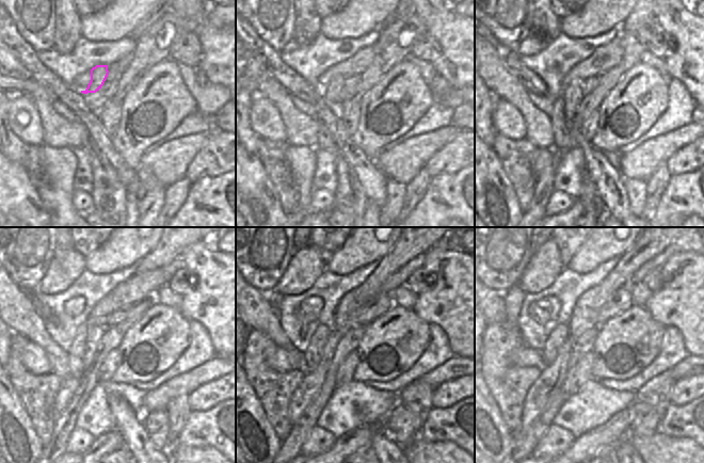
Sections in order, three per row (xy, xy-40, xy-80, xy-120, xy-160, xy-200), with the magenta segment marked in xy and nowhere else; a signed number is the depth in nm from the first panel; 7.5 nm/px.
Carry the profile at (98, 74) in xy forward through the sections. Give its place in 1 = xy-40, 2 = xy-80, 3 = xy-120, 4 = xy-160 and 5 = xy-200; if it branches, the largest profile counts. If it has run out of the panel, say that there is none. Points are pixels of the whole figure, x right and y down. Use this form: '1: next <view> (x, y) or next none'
1: next xy-40 (331, 92)
2: next xy-80 (572, 94)
3: next xy-120 (95, 332)
4: next xy-160 (313, 380)
5: next xy-200 (553, 376)

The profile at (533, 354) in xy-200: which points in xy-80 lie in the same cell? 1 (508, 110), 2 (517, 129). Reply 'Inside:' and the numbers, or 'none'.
Inside: 1, 2

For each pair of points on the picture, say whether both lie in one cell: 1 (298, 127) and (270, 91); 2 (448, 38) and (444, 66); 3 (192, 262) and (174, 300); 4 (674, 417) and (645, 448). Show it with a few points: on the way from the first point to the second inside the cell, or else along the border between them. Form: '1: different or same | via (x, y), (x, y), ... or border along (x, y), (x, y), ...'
1: same | via (292, 118), (286, 107), (278, 99)
2: same | via (448, 45), (448, 56), (444, 60)
3: different | border along (182, 296), (179, 309)
4: different | border along (657, 430), (668, 435), (685, 437)

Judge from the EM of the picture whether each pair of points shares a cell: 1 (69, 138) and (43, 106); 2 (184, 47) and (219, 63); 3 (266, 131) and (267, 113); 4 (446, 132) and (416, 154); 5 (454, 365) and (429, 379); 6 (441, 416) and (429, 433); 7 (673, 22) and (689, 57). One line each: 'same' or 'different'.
1: same
2: different
3: same
4: same
5: same
6: same
7: same

